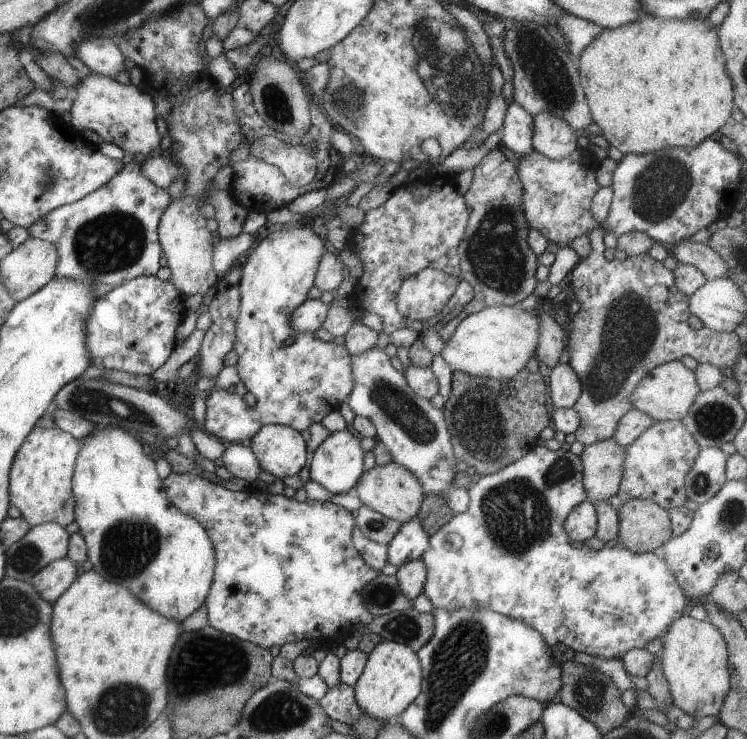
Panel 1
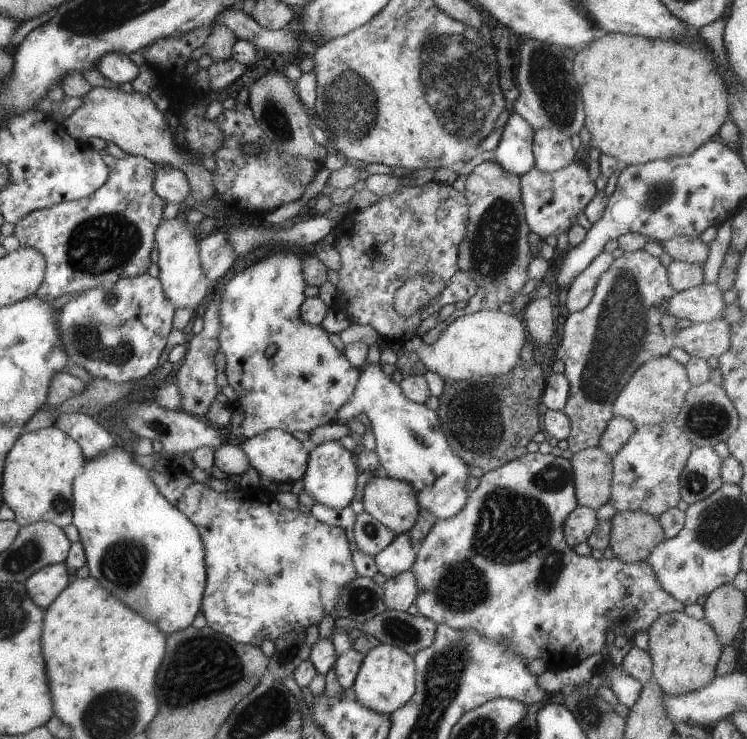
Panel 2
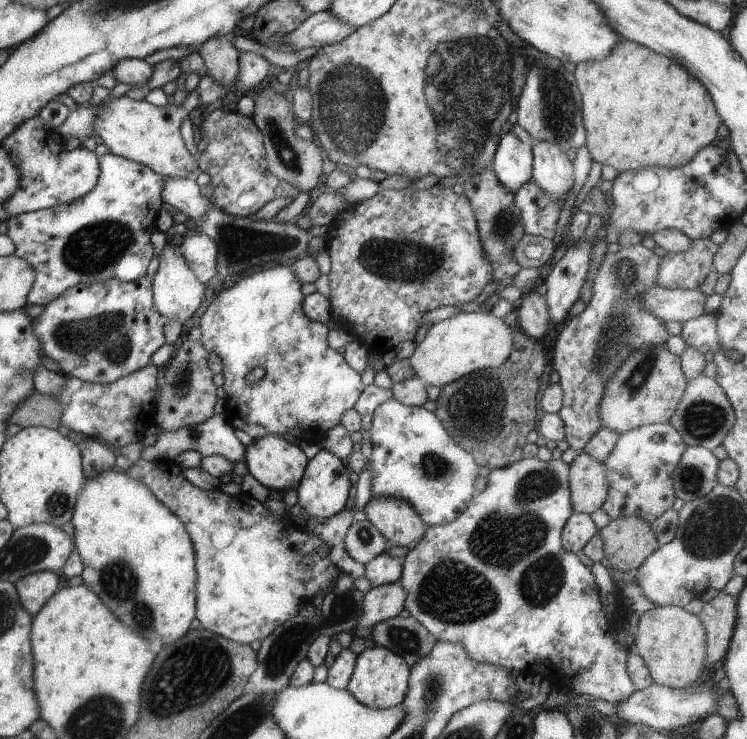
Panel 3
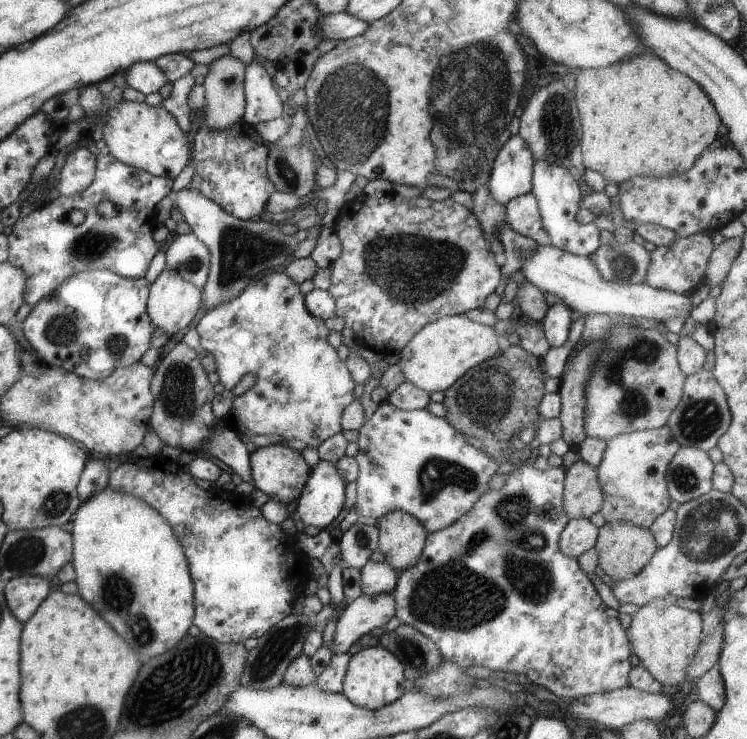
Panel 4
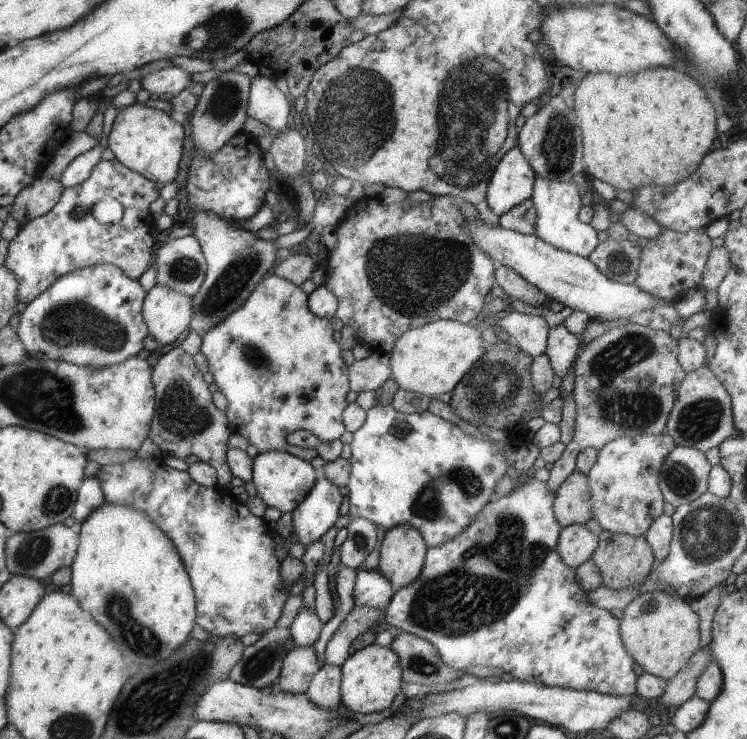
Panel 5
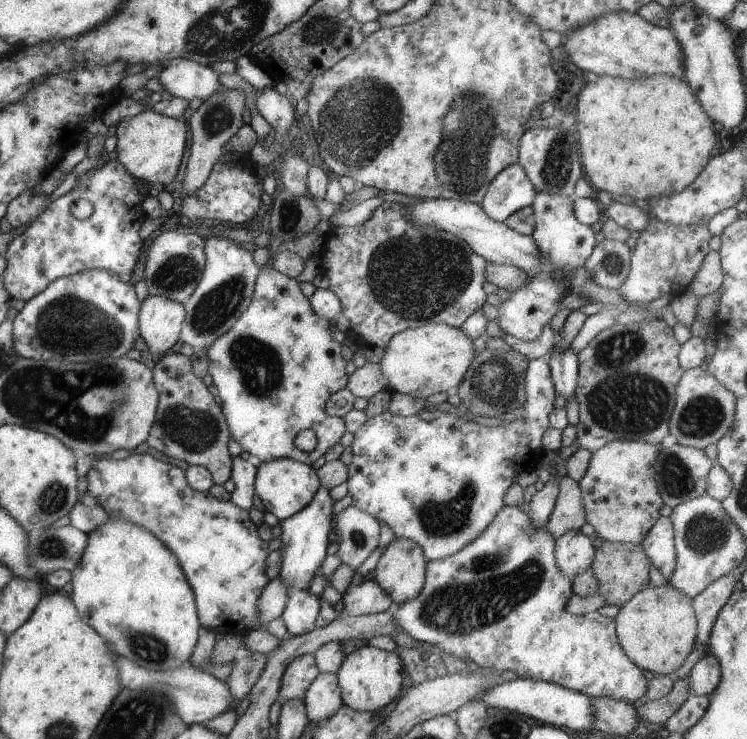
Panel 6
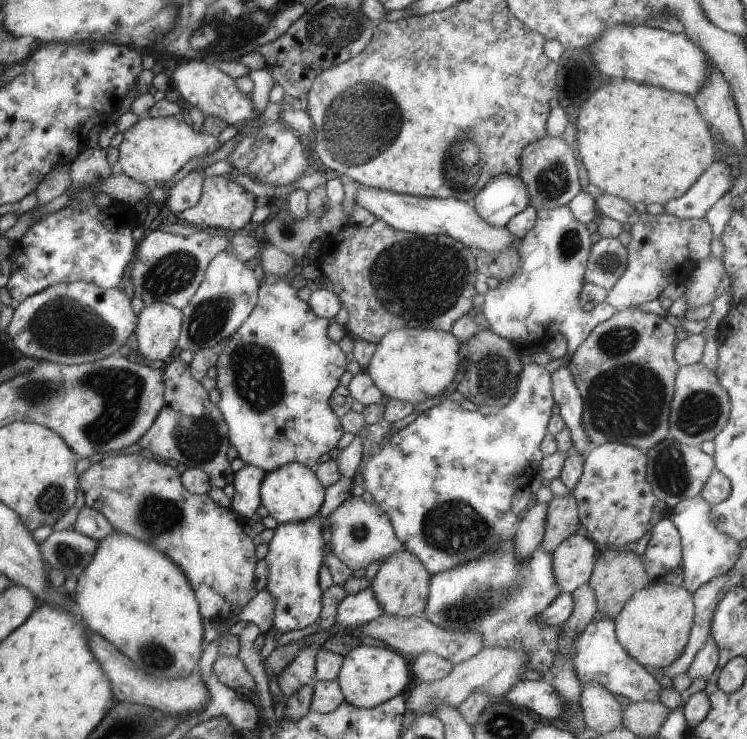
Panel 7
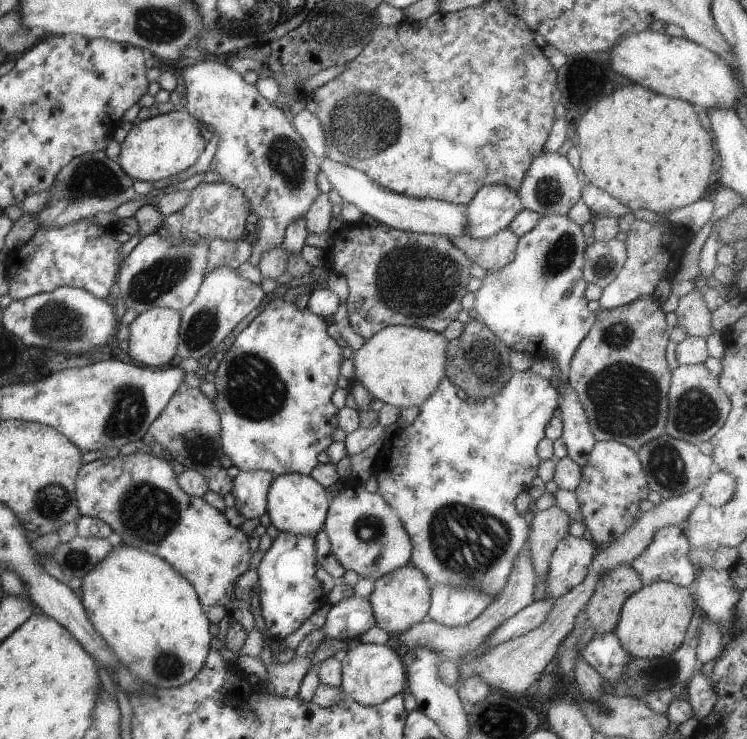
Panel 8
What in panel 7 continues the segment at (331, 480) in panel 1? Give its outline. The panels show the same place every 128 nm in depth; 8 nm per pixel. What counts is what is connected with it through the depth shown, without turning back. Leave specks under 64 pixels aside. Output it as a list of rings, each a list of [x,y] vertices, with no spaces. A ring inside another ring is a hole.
[[[318,516],[272,528],[273,538],[268,543],[268,552],[264,558],[267,565],[265,590],[274,601],[271,627],[277,632],[303,629],[315,623],[320,616],[322,592],[318,586],[318,572],[325,545]]]

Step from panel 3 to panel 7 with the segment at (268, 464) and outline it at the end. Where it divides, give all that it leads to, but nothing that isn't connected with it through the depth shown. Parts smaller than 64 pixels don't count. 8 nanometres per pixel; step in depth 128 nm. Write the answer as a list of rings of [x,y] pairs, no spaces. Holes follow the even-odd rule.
[[[288,463],[267,472],[260,481],[260,504],[275,525],[305,521],[318,514],[324,499],[324,487],[311,469],[298,463]]]

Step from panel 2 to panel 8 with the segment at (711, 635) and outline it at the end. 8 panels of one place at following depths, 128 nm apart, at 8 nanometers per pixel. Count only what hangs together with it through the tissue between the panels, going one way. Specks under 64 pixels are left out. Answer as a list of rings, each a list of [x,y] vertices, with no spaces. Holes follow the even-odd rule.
[[[656,581],[642,586],[625,600],[613,632],[627,655],[639,659],[664,658],[683,643],[693,612],[694,598],[687,587]]]

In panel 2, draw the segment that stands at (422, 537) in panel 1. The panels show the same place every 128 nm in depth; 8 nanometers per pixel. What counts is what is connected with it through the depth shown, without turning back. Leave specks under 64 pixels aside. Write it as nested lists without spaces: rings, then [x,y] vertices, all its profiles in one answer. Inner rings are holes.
[[[408,532],[395,535],[395,538],[373,557],[377,572],[388,579],[409,569],[415,560],[415,552],[416,547],[411,544]]]

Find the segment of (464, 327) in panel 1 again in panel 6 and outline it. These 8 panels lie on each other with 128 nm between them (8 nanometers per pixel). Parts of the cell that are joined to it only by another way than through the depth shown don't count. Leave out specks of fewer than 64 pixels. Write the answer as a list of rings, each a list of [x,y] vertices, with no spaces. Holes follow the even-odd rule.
[[[425,324],[396,332],[387,342],[387,348],[383,349],[383,356],[378,362],[383,378],[387,380],[386,389],[391,394],[415,395],[425,399],[458,386],[476,355],[472,342],[461,332],[461,328],[445,324]]]

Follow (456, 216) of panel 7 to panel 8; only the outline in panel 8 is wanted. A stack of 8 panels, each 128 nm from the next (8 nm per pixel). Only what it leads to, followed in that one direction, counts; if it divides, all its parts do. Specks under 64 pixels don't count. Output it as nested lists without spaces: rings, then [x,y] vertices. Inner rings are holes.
[[[328,157],[320,162],[320,171],[325,175],[343,202],[351,204],[363,215],[368,215],[381,225],[408,231],[411,233],[426,233],[445,237],[462,237],[464,234],[466,208],[463,205],[453,205],[432,199],[417,199],[402,196],[388,188],[378,186],[366,173],[352,168],[350,165],[337,163]]]

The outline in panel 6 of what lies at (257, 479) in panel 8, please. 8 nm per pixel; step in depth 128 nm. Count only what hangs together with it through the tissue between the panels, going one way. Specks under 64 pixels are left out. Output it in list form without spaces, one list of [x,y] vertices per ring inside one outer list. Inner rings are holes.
[[[239,456],[231,458],[230,479],[234,484],[234,489],[230,492],[230,501],[242,508],[249,510],[253,502],[253,482],[257,472],[256,462],[253,460],[243,460]]]

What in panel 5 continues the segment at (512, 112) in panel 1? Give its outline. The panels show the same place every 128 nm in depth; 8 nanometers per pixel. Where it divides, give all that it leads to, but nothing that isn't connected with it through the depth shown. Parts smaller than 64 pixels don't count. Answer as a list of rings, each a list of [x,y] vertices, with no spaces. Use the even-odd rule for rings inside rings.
[[[519,146],[509,148],[490,173],[485,198],[495,216],[530,198],[535,173]]]

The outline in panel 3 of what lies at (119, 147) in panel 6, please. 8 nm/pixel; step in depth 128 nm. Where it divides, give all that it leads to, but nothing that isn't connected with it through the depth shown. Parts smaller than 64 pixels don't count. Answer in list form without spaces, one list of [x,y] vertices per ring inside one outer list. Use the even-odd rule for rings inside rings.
[[[197,86],[190,92],[179,106],[155,106],[145,100],[134,100],[126,95],[119,95],[111,100],[99,102],[99,110],[93,118],[93,132],[91,135],[101,138],[109,153],[143,164],[163,178],[187,179],[200,172],[197,159],[185,147],[179,126],[183,118],[197,107]]]

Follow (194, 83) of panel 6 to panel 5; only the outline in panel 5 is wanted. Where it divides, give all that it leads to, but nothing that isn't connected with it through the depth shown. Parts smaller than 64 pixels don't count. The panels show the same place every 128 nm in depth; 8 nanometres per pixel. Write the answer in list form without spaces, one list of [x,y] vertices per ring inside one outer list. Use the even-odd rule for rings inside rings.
[[[167,67],[159,70],[153,70],[149,74],[145,74],[139,80],[141,88],[147,90],[149,94],[172,94],[176,95],[187,88],[192,86],[191,75],[183,72],[181,68]]]

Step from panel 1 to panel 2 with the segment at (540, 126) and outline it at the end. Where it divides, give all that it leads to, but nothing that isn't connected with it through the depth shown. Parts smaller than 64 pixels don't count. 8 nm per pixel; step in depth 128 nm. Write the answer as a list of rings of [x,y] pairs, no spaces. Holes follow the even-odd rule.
[[[539,128],[532,136],[534,166],[541,172],[555,172],[571,164],[575,150],[569,138],[555,128]]]

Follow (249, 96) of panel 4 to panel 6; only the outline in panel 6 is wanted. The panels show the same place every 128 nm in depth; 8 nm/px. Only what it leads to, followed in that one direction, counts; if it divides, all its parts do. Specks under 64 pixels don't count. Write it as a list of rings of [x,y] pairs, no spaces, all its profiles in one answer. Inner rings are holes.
[[[265,88],[263,92],[255,92],[253,101],[255,110],[271,126],[272,133],[284,135],[295,118],[293,106],[285,95],[279,94],[274,88]]]

